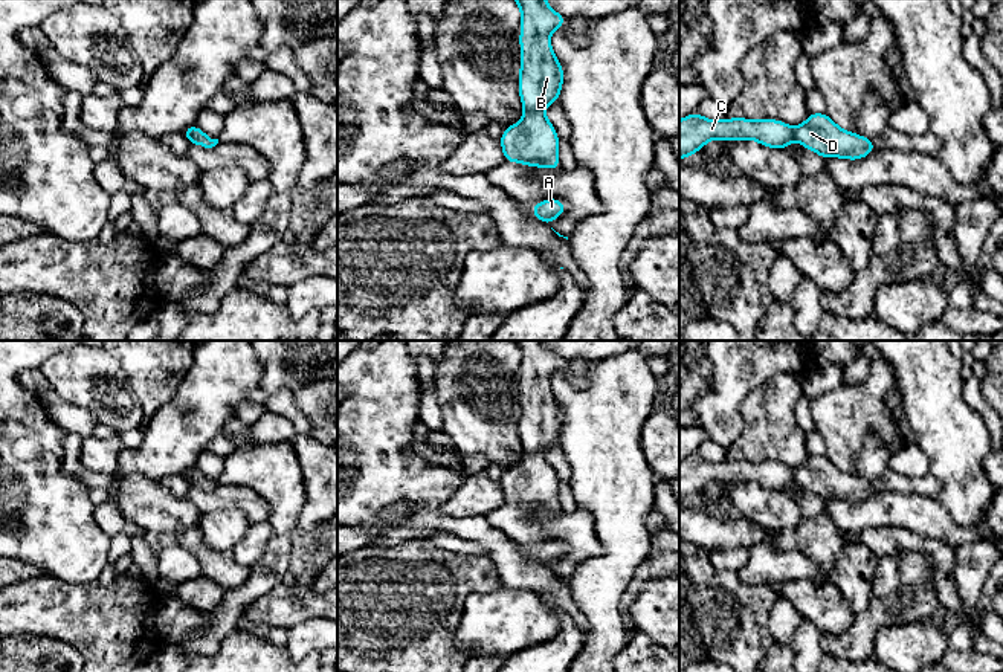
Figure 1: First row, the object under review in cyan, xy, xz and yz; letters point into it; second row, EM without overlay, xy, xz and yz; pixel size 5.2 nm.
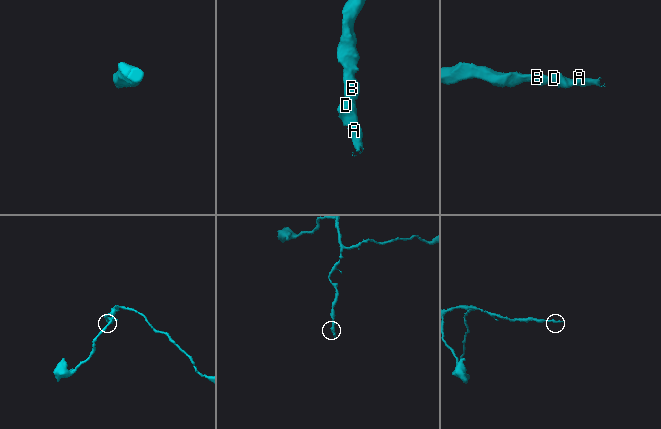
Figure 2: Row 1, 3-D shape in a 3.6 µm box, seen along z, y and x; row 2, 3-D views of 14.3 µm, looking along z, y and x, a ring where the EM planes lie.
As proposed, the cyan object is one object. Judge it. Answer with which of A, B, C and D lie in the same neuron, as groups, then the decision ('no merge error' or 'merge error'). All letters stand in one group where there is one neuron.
A B C D | no merge error

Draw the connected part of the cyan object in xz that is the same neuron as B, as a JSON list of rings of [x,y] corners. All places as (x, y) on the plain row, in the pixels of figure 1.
[[[547,341],[513,342],[522,354],[519,438],[525,455],[499,481],[504,502],[559,512],[559,478],[542,451],[560,438],[563,409],[551,391],[550,379],[566,367],[566,360],[551,351]]]

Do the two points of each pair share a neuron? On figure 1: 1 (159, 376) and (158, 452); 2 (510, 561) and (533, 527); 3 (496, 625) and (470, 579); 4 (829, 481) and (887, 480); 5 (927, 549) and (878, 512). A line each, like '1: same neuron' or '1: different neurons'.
1: different neurons
2: different neurons
3: different neurons
4: same neuron
5: different neurons

